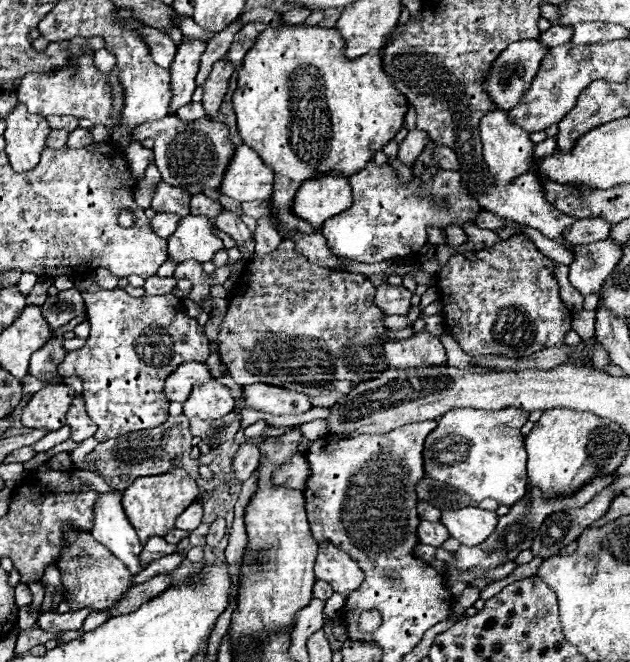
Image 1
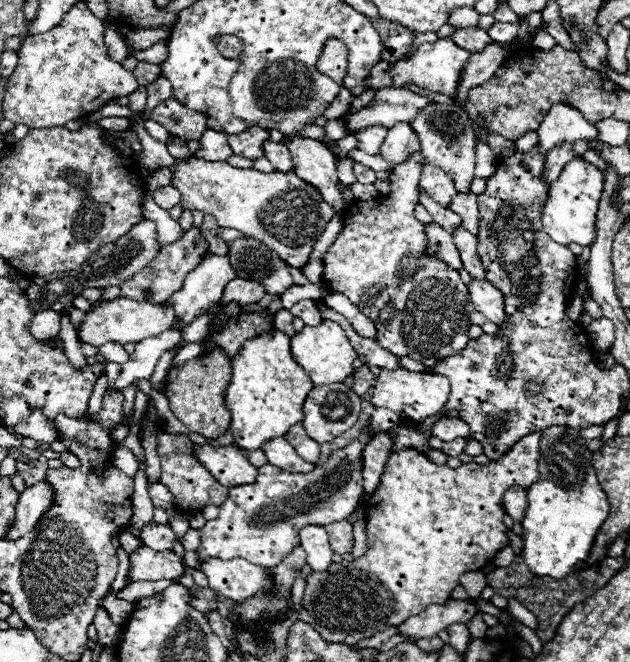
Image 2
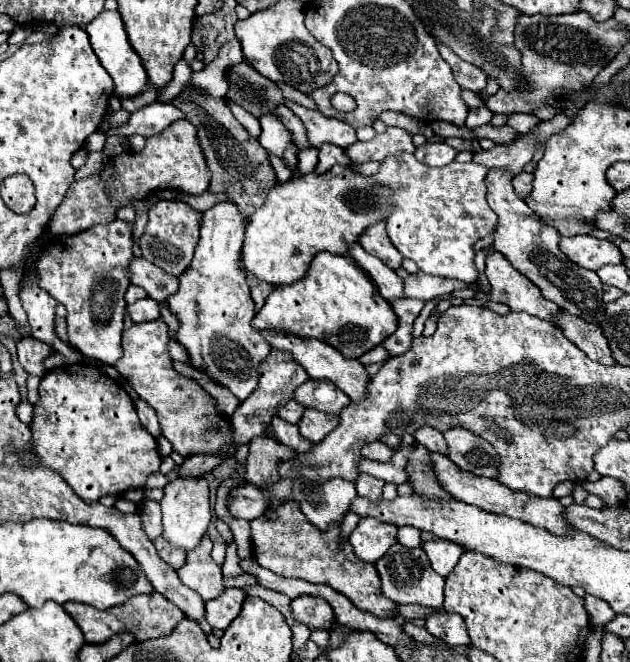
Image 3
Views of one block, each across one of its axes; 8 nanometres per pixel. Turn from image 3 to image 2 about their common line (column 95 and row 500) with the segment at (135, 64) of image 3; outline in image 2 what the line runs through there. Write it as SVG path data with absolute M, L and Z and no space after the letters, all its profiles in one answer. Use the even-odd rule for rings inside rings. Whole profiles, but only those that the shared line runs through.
M42 480L42 482L34 484L34 486L28 486L20 494L20 500L16 504L16 522L8 530L6 538L16 540L16 538L24 536L26 532L30 532L36 526L36 522L42 516L42 512L50 504L52 504L52 490L46 484L46 480Z

